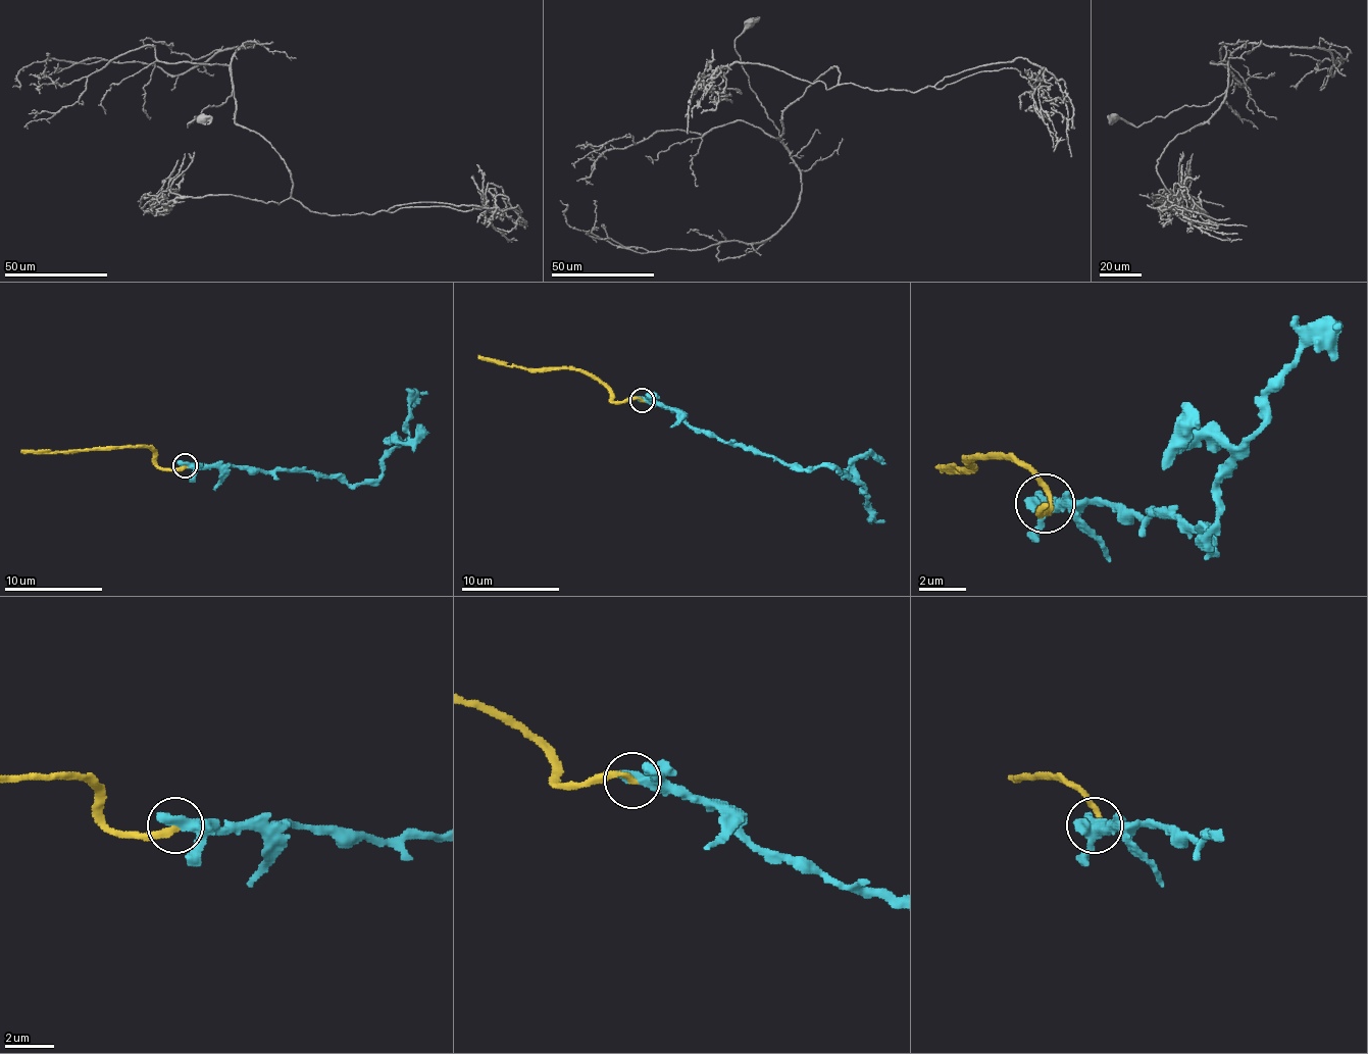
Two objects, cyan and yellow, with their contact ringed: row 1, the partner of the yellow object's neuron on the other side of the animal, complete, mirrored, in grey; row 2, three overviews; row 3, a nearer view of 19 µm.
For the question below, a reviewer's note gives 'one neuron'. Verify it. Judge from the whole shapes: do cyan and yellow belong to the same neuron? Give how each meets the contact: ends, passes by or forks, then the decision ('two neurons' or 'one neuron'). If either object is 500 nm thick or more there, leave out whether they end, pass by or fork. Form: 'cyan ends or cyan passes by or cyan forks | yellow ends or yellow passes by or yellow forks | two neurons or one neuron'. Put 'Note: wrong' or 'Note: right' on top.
Note: wrong
two neurons

